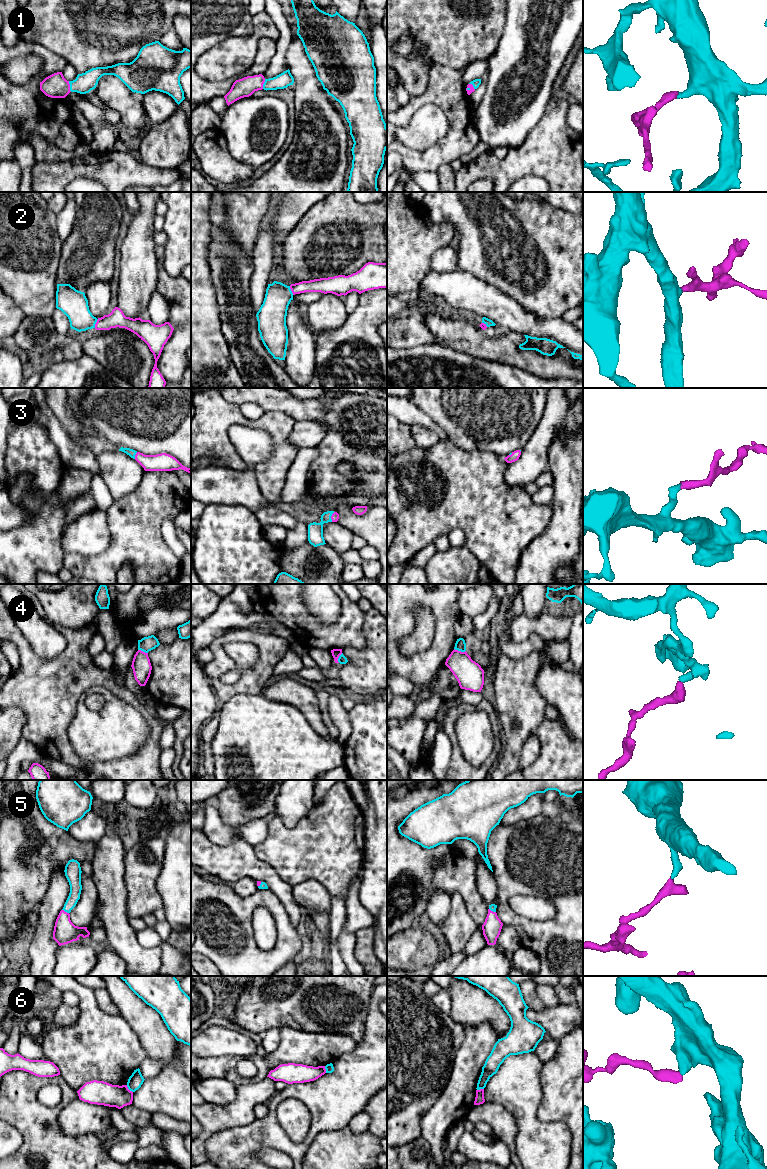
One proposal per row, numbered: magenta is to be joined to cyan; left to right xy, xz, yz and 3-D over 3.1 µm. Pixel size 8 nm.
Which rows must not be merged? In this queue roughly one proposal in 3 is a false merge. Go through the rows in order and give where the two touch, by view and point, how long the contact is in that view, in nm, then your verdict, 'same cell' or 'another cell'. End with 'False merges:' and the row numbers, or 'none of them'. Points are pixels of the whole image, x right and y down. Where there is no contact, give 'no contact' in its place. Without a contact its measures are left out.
1: meets cyan in xy at (70, 86); contact 90 nm long; same cell
2: meets cyan in xy at (95, 323); contact 80 nm long; same cell
3: meets cyan in xz at (330, 517); contact 80 nm long; same cell
4: meets cyan in yz at (460, 650); contact 100 nm long; another cell
5: meets cyan in xy at (65, 911); contact 70 nm long; same cell
6: meets cyan in xy at (129, 1089); contact 80 nm long; another cell
False merges: 4, 6

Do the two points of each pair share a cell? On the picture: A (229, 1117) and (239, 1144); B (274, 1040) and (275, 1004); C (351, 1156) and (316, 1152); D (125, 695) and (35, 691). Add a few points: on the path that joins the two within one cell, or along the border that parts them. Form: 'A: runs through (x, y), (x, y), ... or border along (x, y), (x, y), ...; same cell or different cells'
A: border along (255, 1119), (244, 1126), (216, 1131), (211, 1136); different cells
B: border along (278, 1027), (270, 1027), (261, 1034); different cells
C: runs through (342, 1156), (325, 1156); same cell
D: runs through (103, 680), (80, 680), (76, 684), (57, 684); same cell

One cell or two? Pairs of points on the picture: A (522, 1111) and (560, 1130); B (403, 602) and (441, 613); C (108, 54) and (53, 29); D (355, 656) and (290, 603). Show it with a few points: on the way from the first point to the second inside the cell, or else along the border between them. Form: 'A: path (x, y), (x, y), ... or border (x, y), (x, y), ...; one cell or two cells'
A: path (531, 1120), (541, 1130), (551, 1130); one cell
B: path (412, 600), (428, 600), (432, 604); one cell
C: path (94, 40), (67, 29); one cell
D: border (364, 634), (361, 649), (342, 650); two cells

